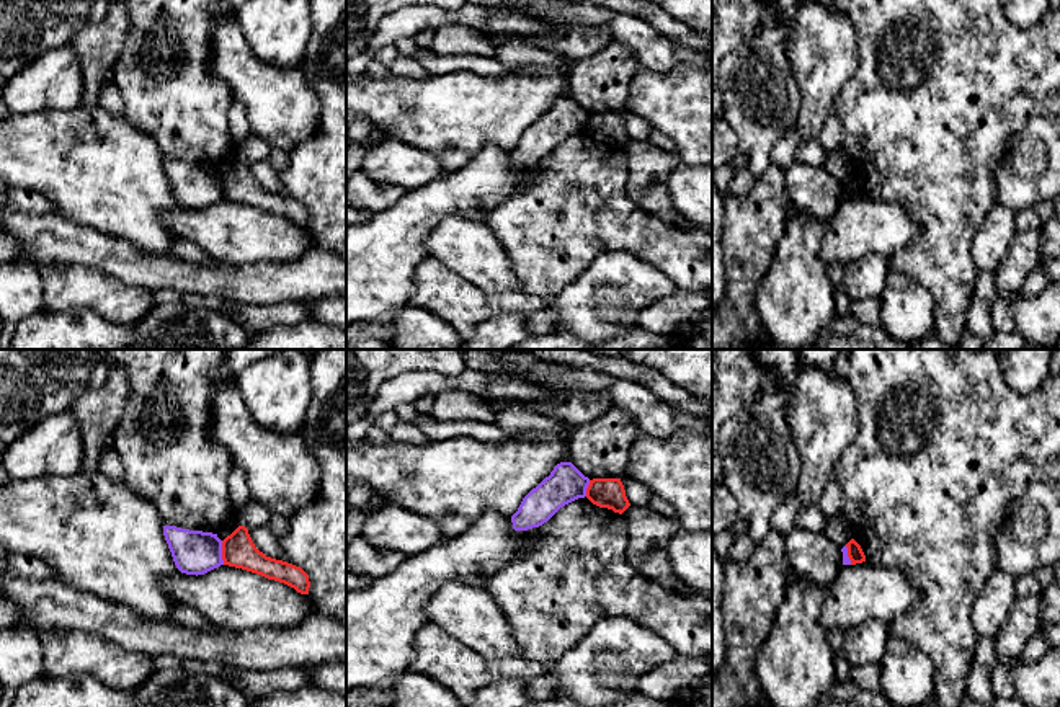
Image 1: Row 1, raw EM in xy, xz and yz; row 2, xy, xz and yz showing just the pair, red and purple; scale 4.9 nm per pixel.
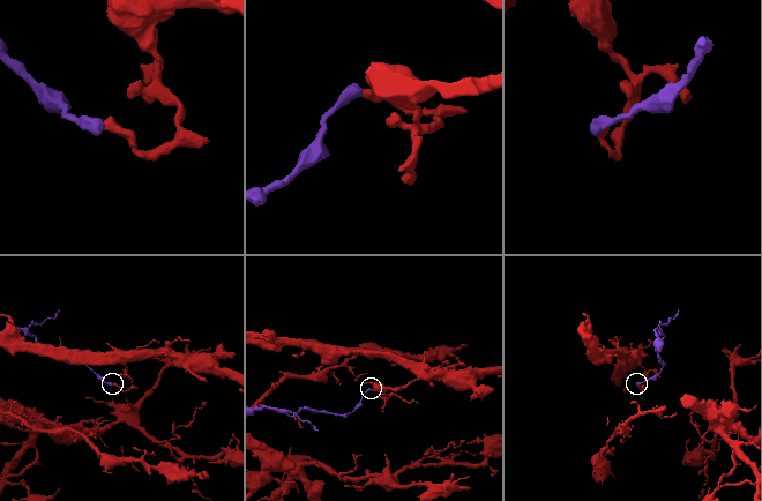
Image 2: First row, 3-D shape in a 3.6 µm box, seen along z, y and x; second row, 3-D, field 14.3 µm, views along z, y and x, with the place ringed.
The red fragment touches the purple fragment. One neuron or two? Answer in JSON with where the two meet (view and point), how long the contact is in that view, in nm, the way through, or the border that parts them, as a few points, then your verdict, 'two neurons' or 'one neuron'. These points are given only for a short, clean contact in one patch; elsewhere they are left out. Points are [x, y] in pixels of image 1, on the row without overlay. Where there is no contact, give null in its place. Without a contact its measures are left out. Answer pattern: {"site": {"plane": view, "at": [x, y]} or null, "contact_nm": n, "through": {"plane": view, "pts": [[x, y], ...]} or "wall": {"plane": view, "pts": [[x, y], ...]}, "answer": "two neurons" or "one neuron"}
{"site": {"plane": "xy", "at": [222, 186]}, "contact_nm": 120, "answer": "two neurons"}

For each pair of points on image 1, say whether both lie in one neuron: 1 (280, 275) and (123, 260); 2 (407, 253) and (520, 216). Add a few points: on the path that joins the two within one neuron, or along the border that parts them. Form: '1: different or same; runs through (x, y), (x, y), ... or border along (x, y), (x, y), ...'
1: same; runs through (240, 280), (187, 278), (172, 271), (162, 271)
2: different; border along (512, 195), (507, 195), (482, 221)

